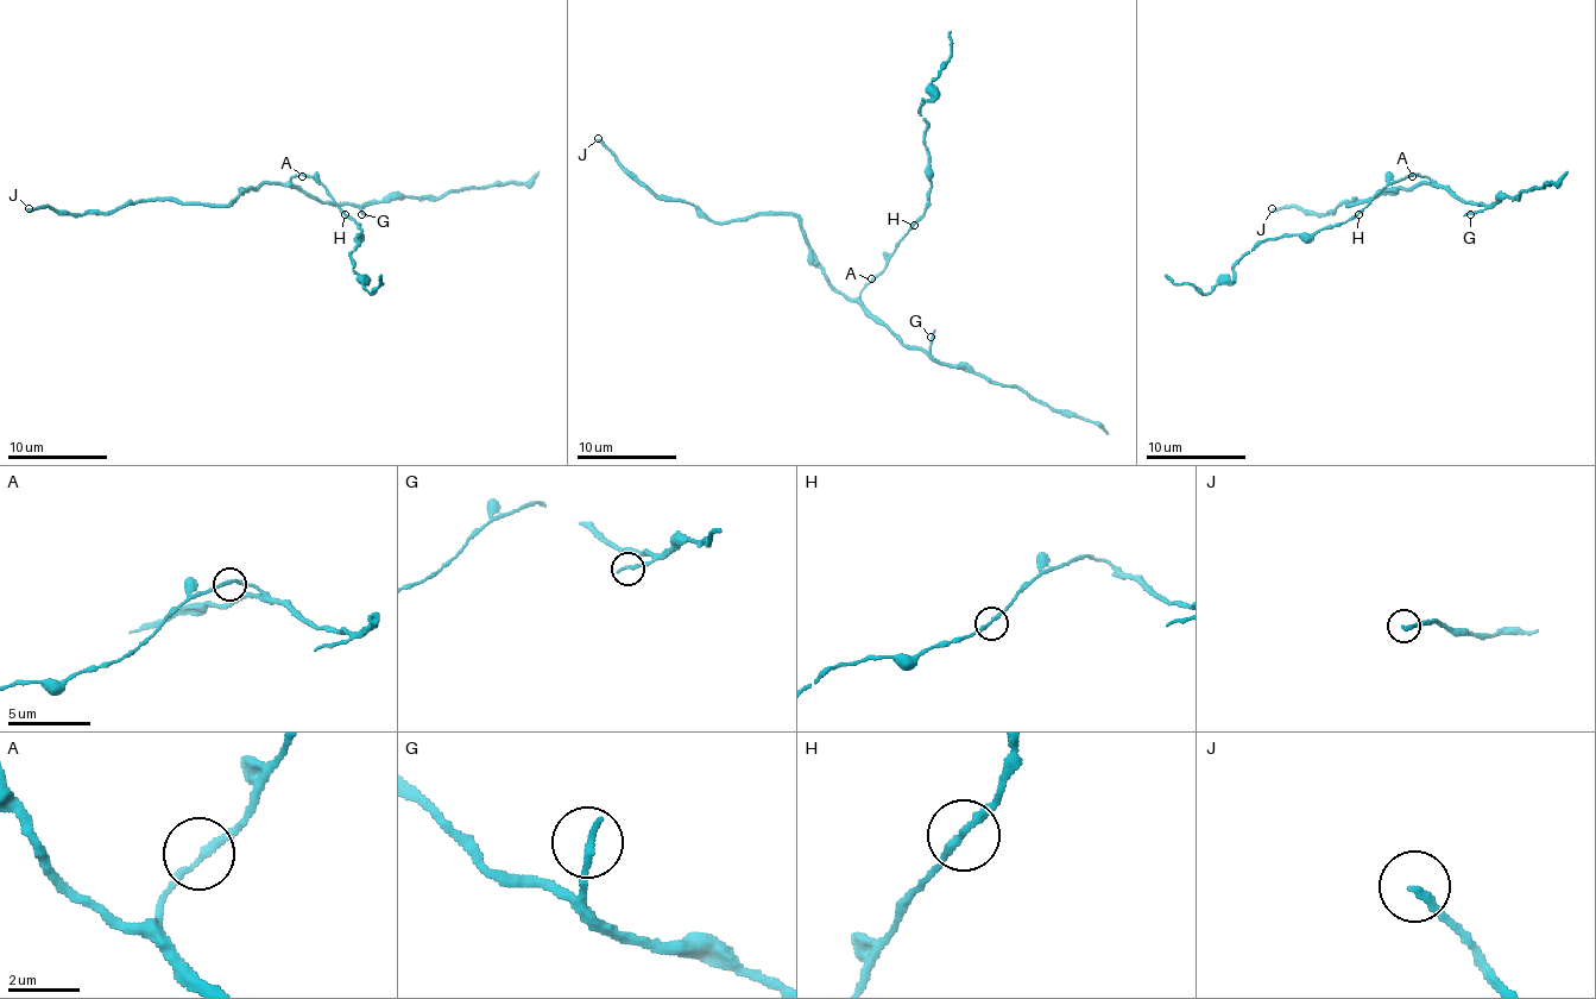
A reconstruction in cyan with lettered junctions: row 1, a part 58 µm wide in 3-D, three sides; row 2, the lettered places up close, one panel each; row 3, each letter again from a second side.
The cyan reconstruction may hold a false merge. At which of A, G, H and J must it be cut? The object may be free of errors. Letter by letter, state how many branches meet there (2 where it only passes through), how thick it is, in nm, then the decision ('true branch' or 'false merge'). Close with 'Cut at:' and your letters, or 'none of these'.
A: 2 | 200 nm | true branch
G: 1 | 220 nm | true branch
H: 2 | 200 nm | true branch
J: 1 | 260 nm | true branch
Cut at: none of these

